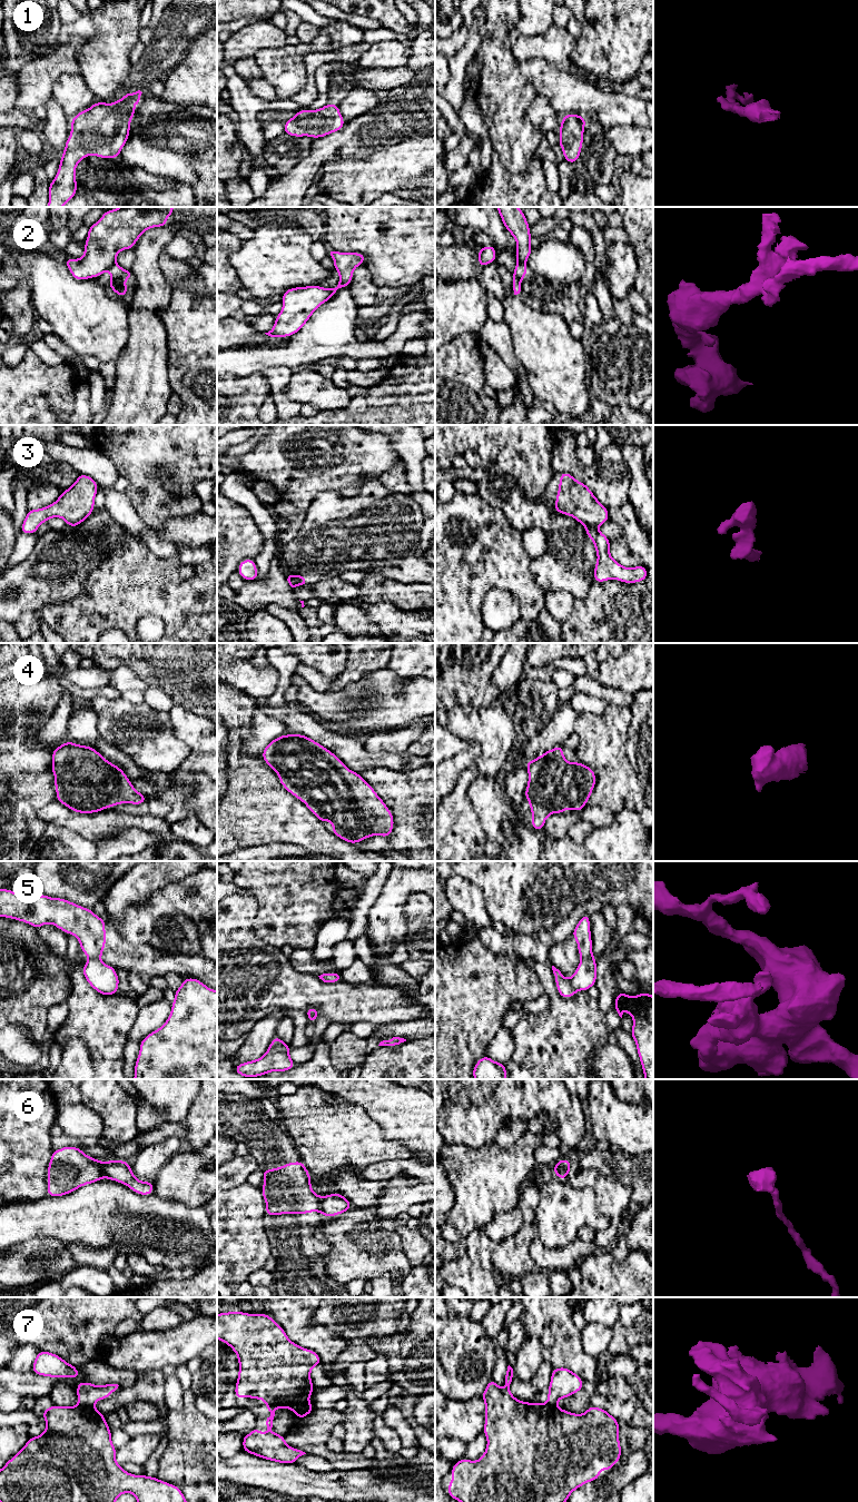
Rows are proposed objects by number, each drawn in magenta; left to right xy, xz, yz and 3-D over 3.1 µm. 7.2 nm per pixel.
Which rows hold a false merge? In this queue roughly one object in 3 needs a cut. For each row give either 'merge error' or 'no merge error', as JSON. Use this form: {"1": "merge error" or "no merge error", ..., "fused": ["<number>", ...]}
{"1": "no merge error", "2": "merge error", "3": "merge error", "4": "no merge error", "5": "merge error", "6": "merge error", "7": "merge error", "fused": ["2", "3", "5", "6", "7"]}

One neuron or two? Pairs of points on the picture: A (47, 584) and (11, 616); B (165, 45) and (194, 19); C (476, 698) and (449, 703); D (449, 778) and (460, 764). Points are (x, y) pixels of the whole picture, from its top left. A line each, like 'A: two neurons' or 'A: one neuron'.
A: one neuron
B: one neuron
C: one neuron
D: one neuron

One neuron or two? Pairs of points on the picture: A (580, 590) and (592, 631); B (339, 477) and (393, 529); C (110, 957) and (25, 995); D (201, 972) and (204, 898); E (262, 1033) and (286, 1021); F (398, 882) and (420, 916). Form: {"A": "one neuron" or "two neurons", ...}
{"A": "two neurons", "B": "two neurons", "C": "one neuron", "D": "two neurons", "E": "two neurons", "F": "two neurons"}

